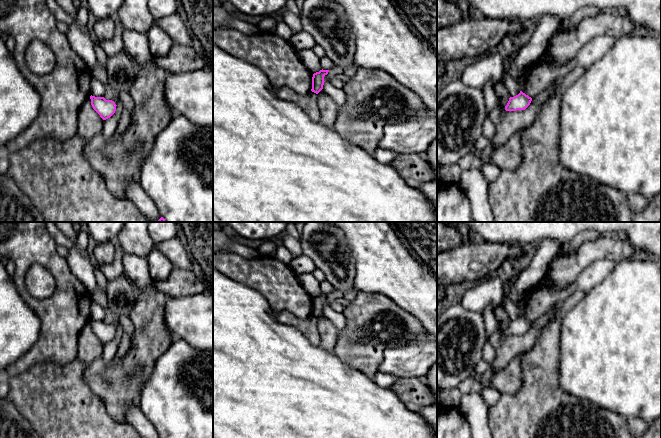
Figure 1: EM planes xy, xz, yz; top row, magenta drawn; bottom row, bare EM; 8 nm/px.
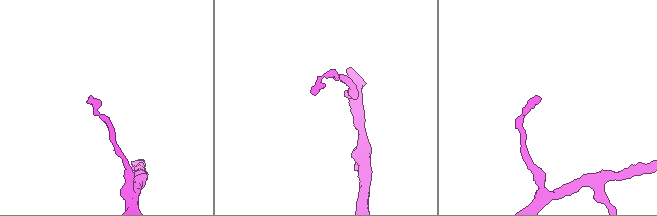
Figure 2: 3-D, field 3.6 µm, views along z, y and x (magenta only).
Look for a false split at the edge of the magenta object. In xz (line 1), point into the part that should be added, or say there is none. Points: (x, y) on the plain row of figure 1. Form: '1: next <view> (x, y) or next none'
1: next none

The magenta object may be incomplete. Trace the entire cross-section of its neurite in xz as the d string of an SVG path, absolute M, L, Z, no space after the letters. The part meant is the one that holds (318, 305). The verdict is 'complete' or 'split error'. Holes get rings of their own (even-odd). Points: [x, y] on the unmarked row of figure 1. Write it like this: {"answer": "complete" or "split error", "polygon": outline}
{"answer": "complete", "polygon": "M320 294L319 296L316 296L313 298L312 301L312 313L311 315L318 318L322 313L324 309L324 300L327 299L329 294Z"}

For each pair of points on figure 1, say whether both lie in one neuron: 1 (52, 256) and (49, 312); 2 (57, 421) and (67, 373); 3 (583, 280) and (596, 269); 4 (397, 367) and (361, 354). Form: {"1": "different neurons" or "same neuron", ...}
{"1": "same neuron", "2": "same neuron", "3": "same neuron", "4": "different neurons"}

